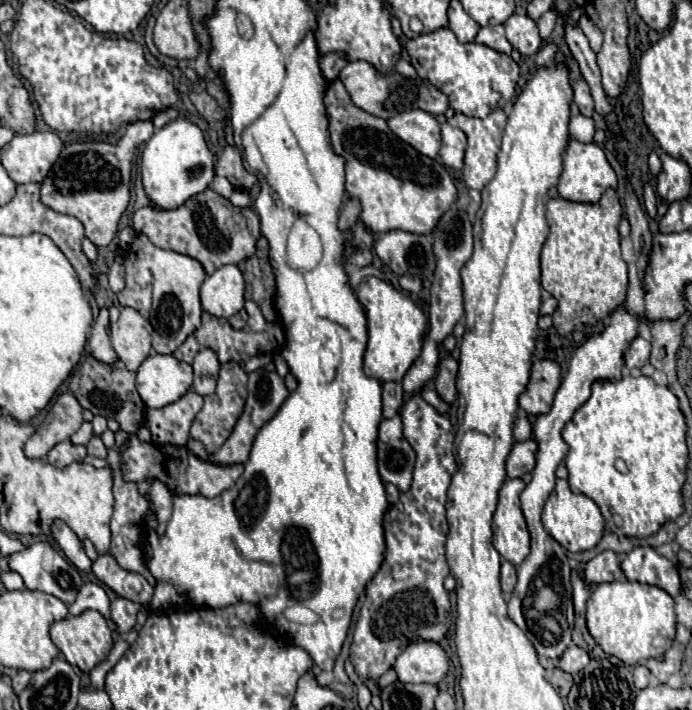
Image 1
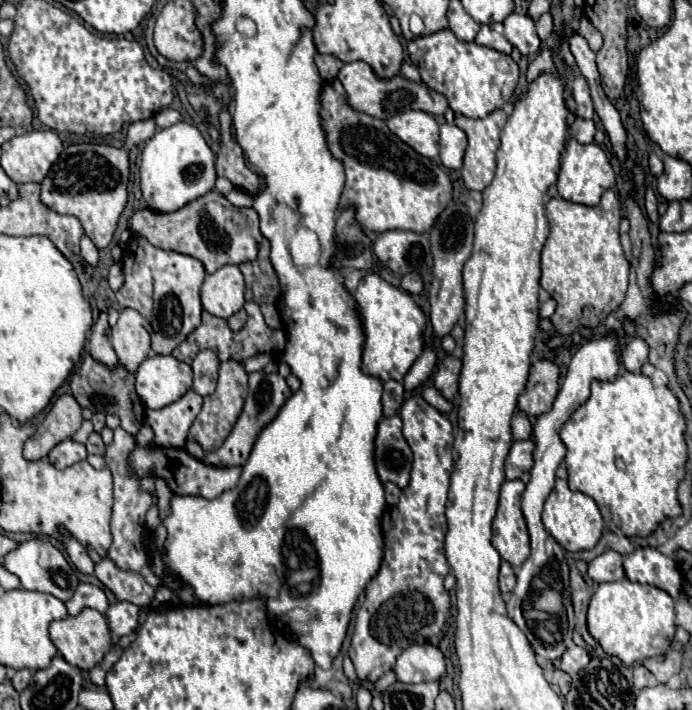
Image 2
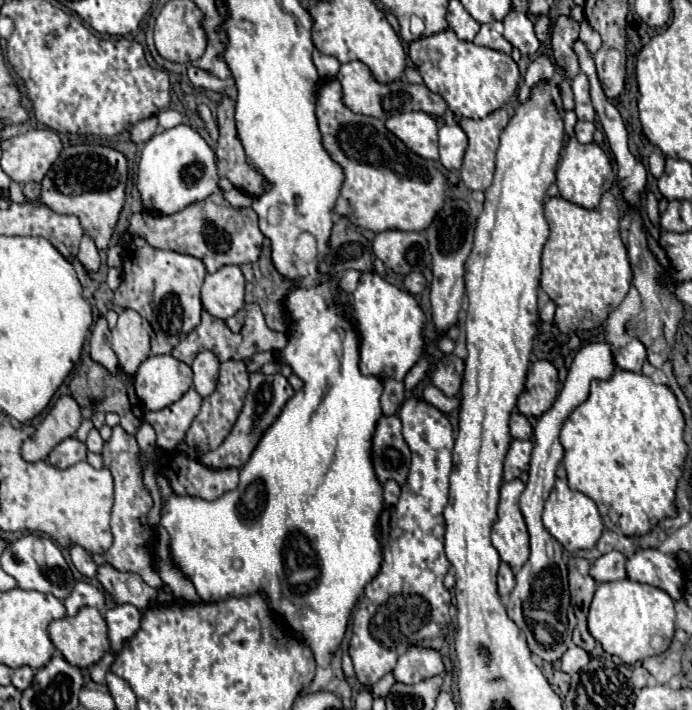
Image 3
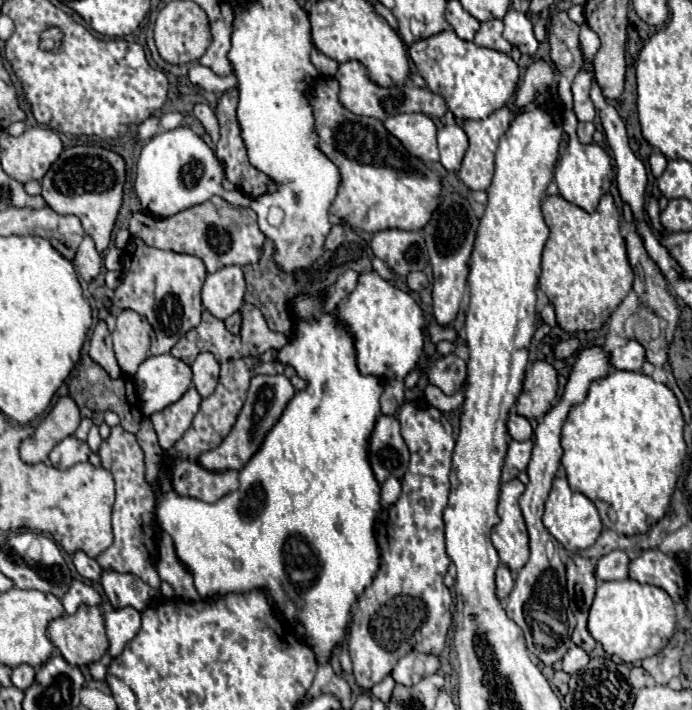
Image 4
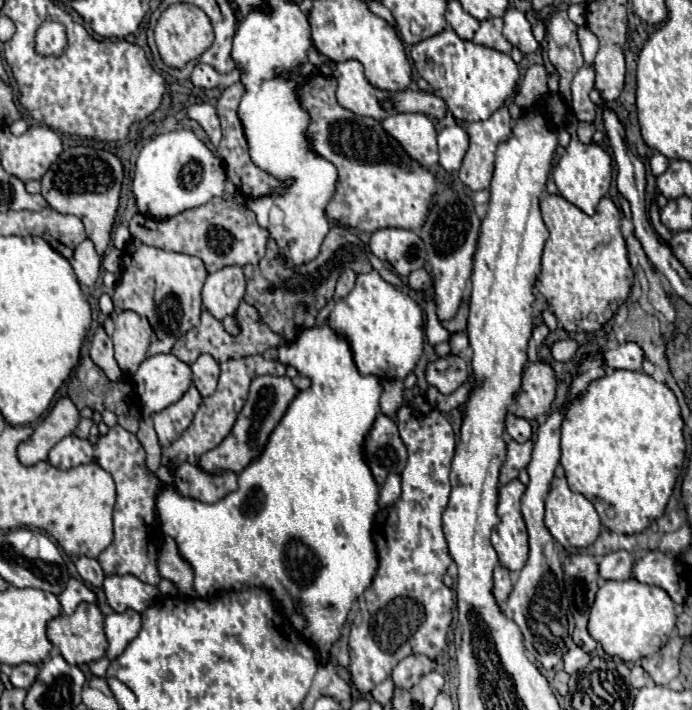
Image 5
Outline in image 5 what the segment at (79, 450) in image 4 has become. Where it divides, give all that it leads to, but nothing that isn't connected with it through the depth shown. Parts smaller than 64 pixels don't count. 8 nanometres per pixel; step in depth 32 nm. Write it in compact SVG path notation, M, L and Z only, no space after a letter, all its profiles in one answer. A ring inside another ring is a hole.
M122 426L110 428L106 436L100 436L98 444L92 446L88 440L80 440L74 434L60 440L50 450L50 464L68 470L78 464L86 464L92 460L98 460L98 464L112 474L116 482L116 506L114 506L114 542L96 558L104 570L104 574L132 574L140 578L146 584L158 586L160 574L156 568L160 540L162 540L162 528L156 520L156 494L160 490L160 480L152 474L148 474L146 468L146 452L138 438L124 430Z

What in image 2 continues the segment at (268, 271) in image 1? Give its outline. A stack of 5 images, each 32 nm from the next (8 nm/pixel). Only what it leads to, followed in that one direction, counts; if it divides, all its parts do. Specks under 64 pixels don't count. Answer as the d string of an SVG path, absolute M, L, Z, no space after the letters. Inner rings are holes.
M264 238L258 244L258 258L254 262L244 262L240 264L240 270L246 278L246 300L252 300L260 306L266 324L270 328L282 328L280 312L276 308L276 300L280 298L280 284L278 276L270 264L270 244Z

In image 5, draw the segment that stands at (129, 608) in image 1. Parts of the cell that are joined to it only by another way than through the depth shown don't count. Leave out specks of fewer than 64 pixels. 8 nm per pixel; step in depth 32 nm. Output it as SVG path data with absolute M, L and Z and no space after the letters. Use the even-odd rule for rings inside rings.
M136 610L112 612L106 616L106 636L108 636L108 652L106 656L114 660L124 652L124 648L136 638L140 632L140 614Z

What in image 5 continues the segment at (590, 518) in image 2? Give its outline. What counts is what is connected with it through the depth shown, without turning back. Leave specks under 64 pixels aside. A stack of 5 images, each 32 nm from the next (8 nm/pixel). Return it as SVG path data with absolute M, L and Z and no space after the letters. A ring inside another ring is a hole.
M554 478L554 482L552 482L552 490L548 492L548 498L546 498L544 524L550 530L550 534L564 548L586 548L586 546L594 544L594 540L598 538L600 528L602 528L598 512L594 510L592 502L586 500L582 494L572 492L566 484L566 478Z

